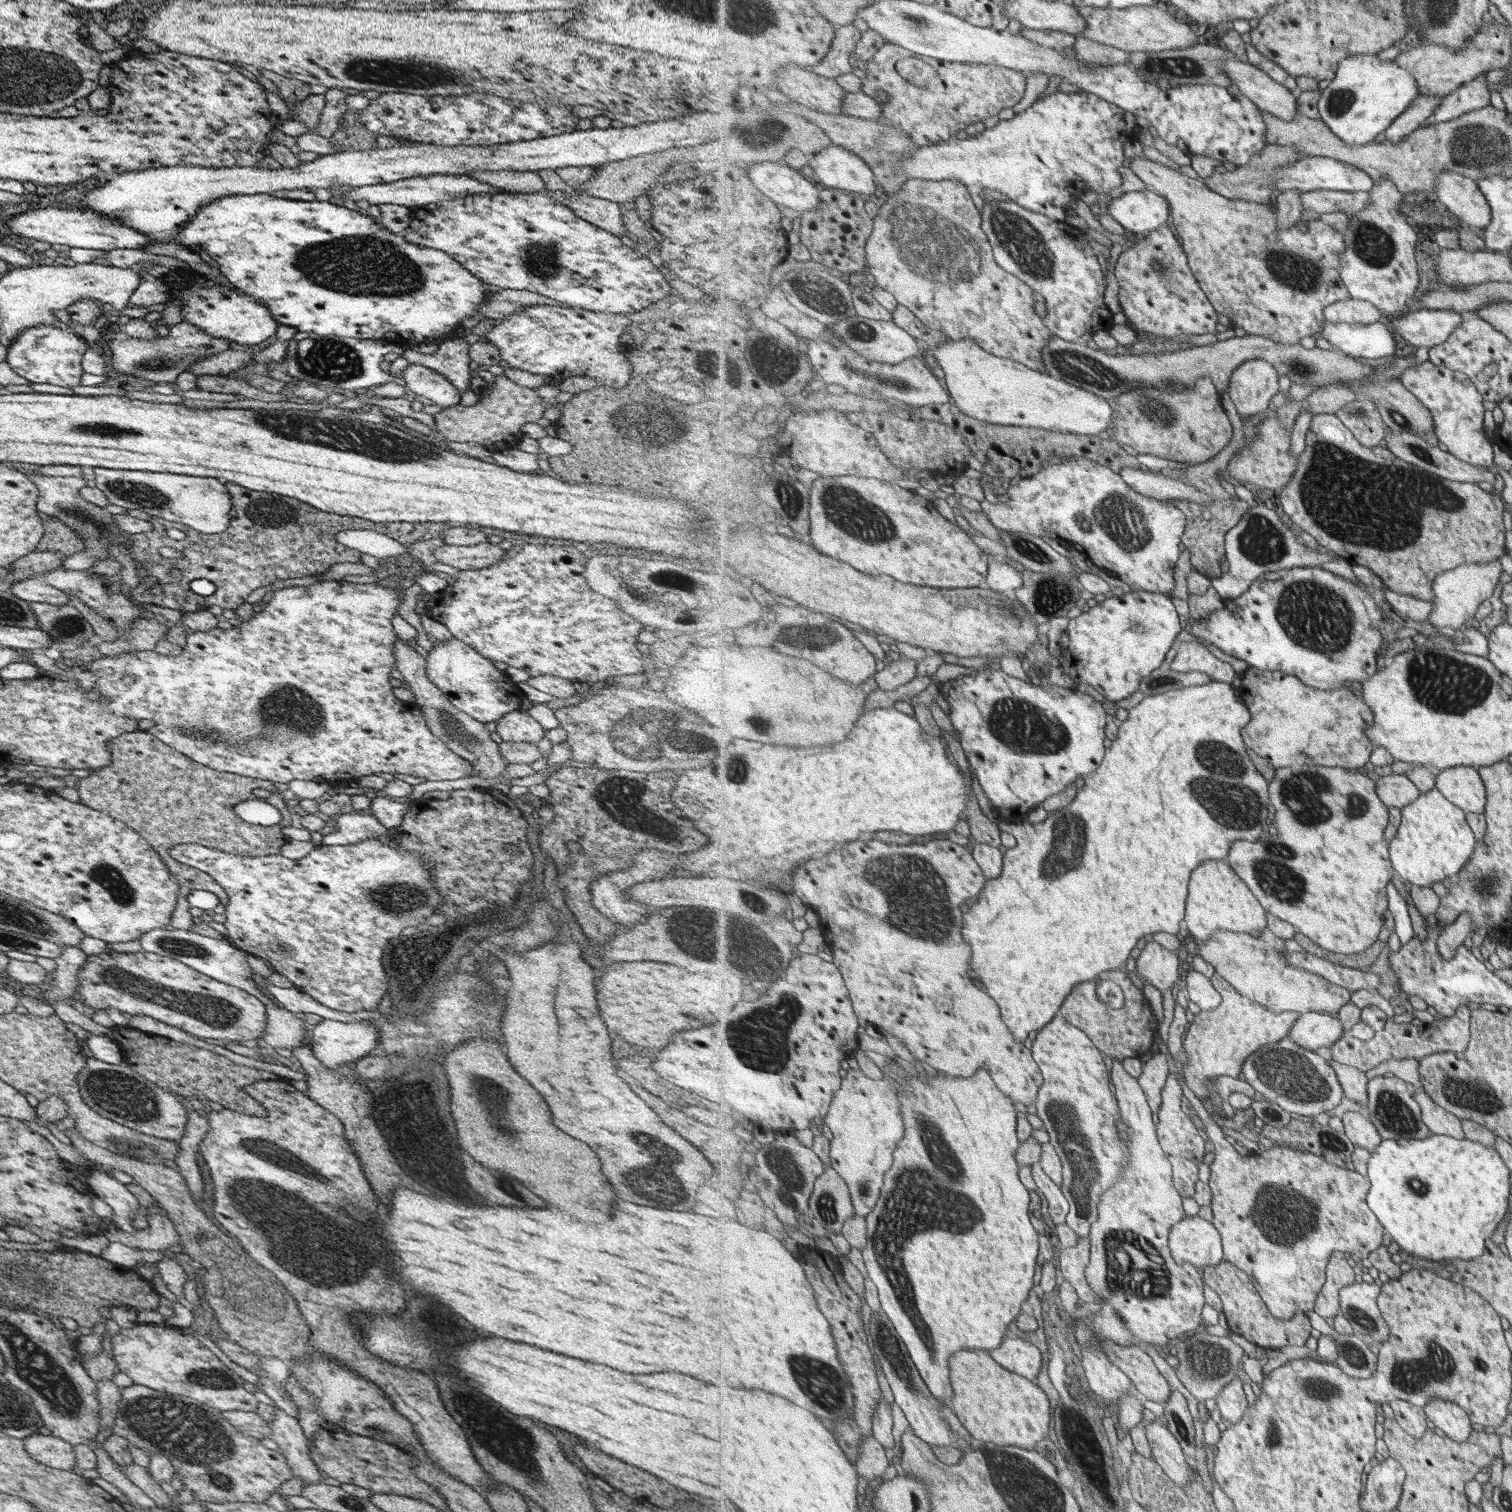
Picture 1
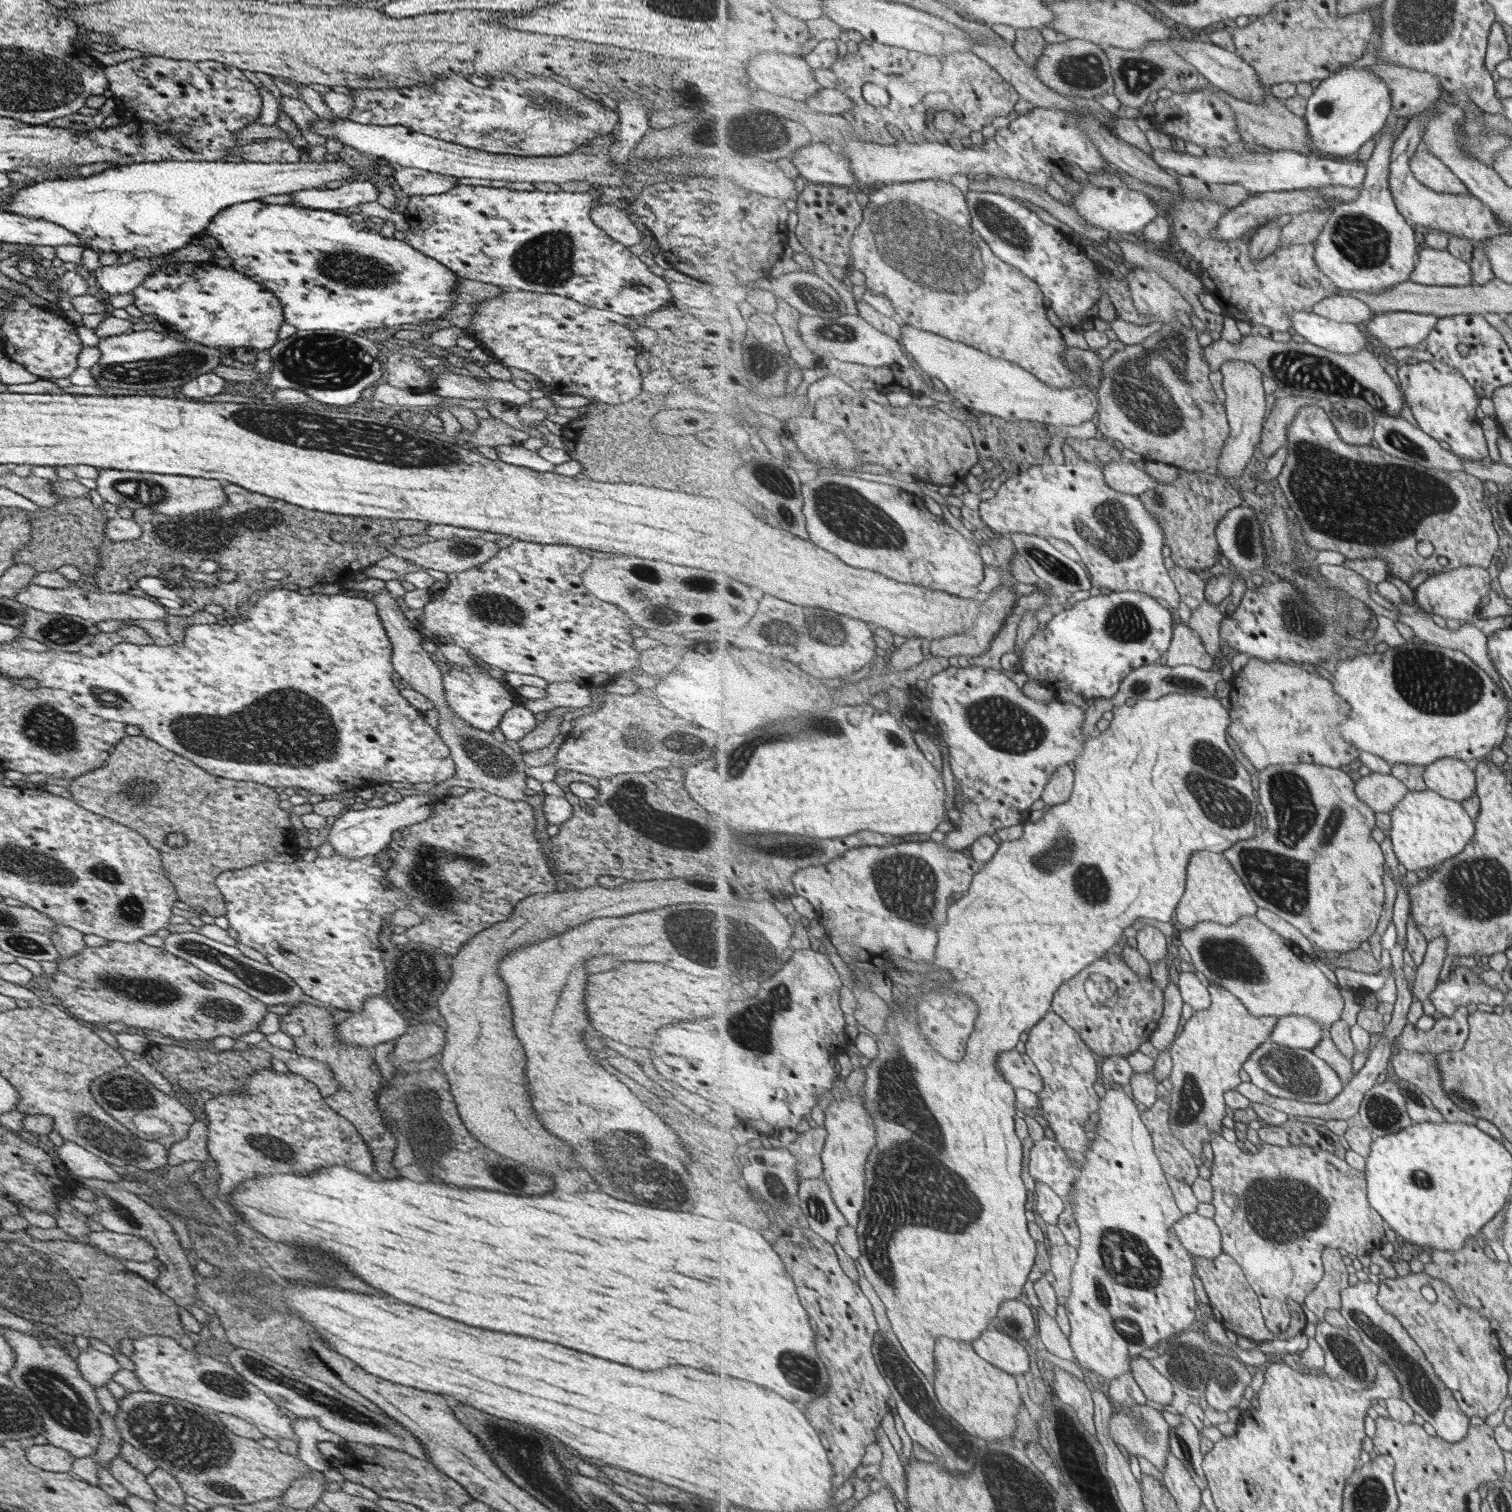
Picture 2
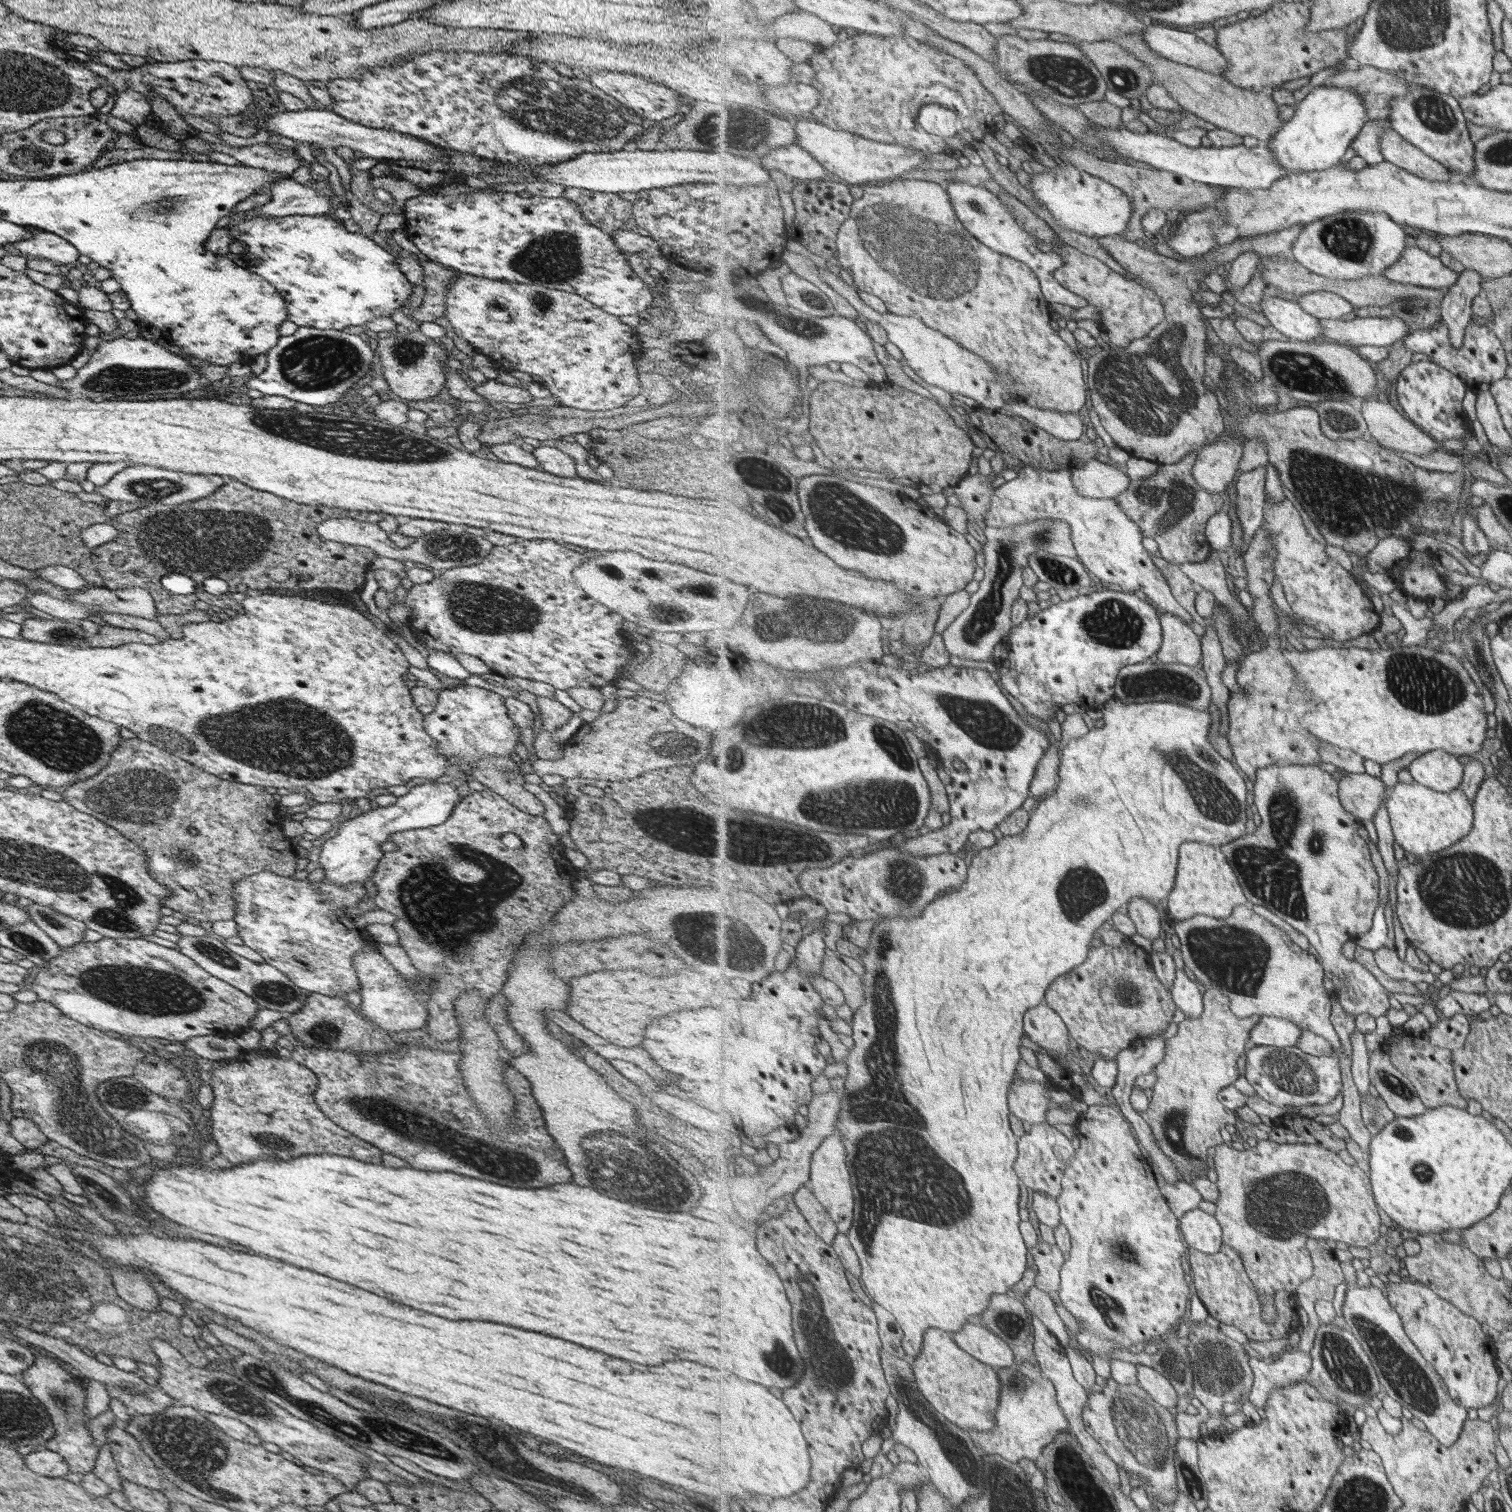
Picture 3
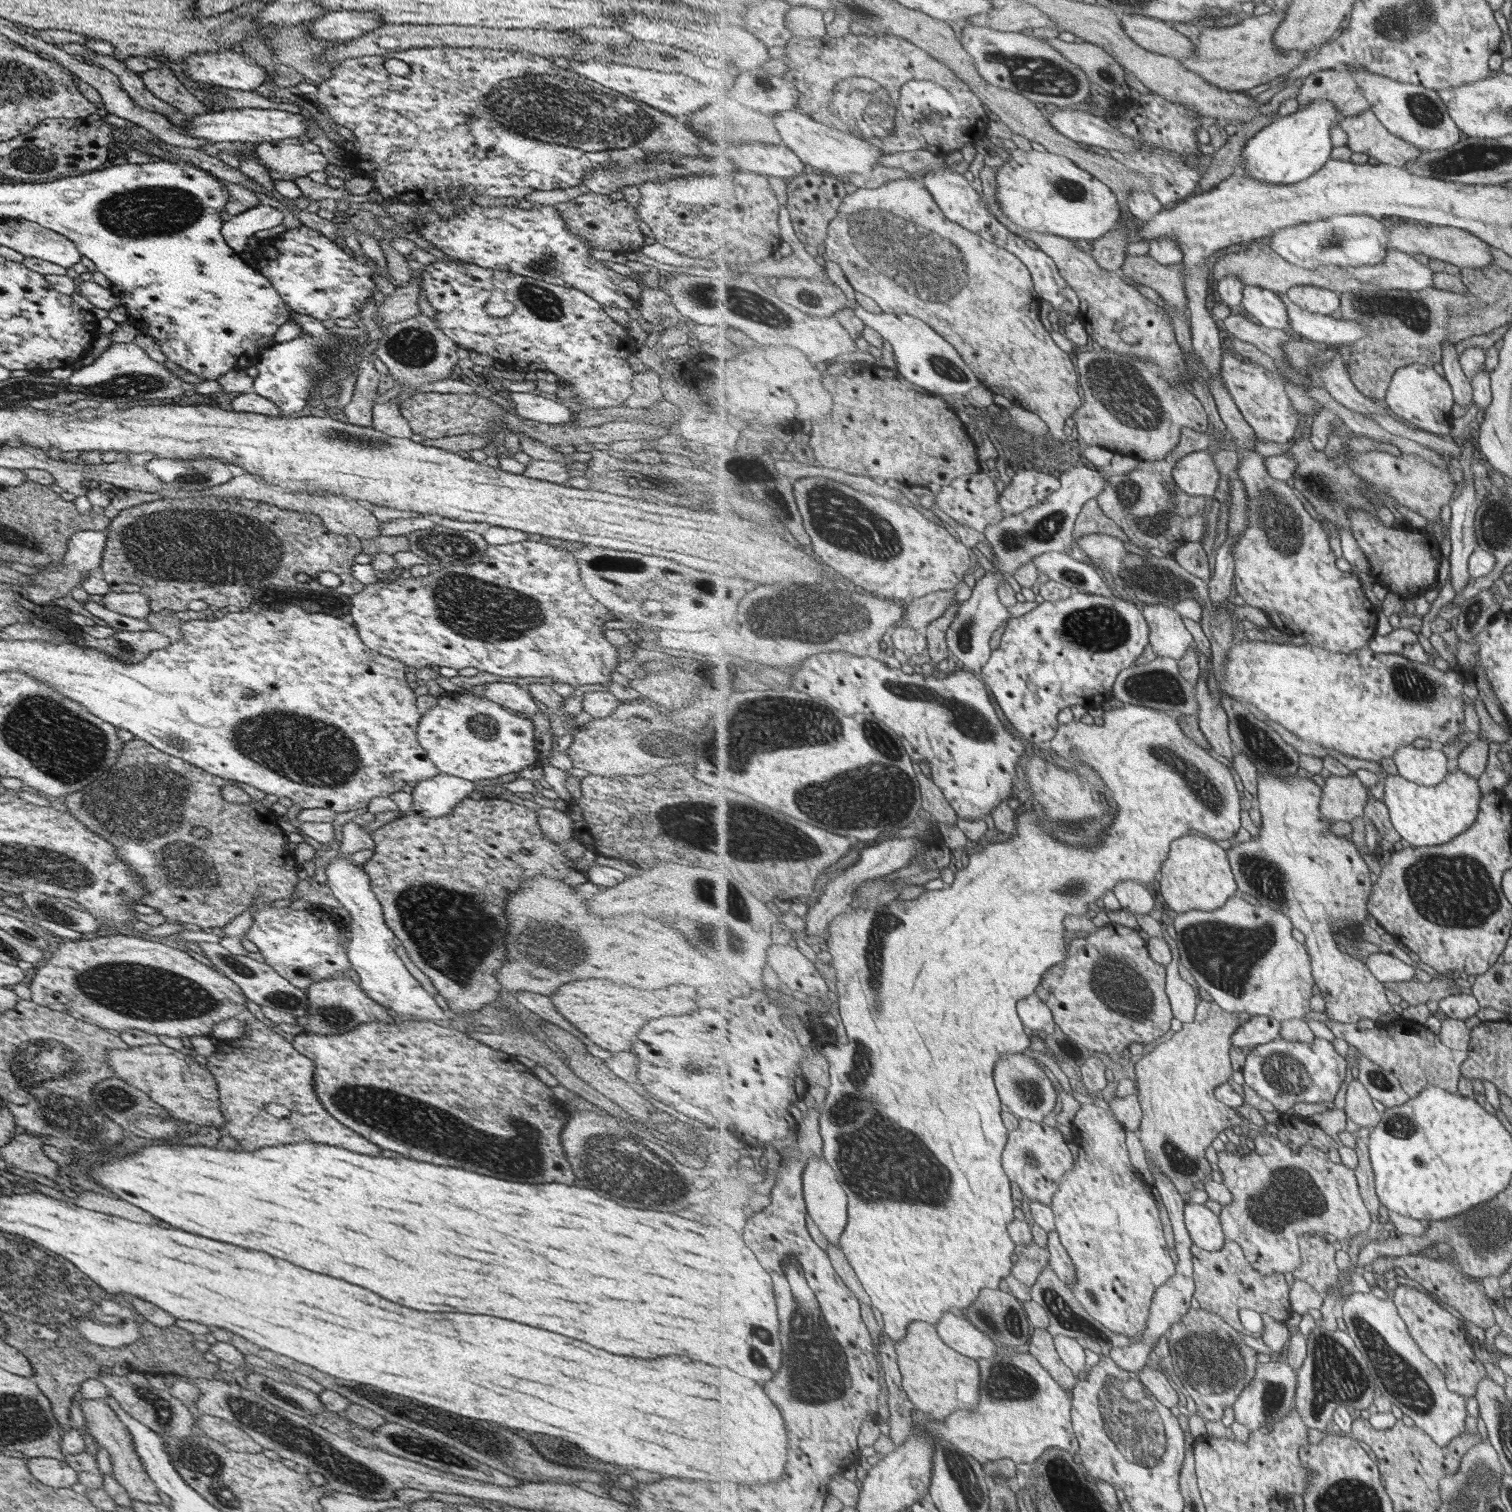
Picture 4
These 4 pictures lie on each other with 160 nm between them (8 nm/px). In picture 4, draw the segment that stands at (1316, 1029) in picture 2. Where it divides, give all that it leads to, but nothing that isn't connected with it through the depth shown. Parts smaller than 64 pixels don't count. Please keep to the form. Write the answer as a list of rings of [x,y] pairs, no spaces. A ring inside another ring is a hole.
[[[1251,1016],[1233,1035],[1234,1046],[1255,1048],[1282,1038],[1282,1022],[1266,1016]]]

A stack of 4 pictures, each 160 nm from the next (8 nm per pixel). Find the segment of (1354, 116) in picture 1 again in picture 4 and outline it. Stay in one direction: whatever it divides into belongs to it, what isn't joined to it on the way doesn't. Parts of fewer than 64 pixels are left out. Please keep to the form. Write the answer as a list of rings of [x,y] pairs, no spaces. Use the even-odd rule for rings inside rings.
[[[1319,99],[1289,116],[1279,116],[1267,128],[1247,140],[1238,173],[1269,184],[1295,184],[1308,179],[1331,160],[1331,128],[1341,128],[1345,119],[1336,104],[1327,99]]]

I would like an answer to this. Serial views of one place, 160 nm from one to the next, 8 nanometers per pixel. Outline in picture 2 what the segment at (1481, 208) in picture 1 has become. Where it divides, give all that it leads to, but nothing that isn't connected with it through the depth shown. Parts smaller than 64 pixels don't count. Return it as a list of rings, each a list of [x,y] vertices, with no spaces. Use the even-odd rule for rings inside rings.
[[[1424,148],[1412,156],[1410,167],[1414,175],[1435,192],[1468,194],[1468,186],[1439,157]]]

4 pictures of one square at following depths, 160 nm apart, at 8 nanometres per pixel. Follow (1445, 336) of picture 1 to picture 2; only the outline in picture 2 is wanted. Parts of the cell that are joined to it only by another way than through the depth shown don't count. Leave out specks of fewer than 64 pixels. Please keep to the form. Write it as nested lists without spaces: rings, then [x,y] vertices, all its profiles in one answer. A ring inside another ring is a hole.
[[[1414,312],[1376,313],[1372,320],[1363,325],[1370,336],[1369,340],[1375,344],[1376,348],[1378,346],[1387,346],[1387,348],[1393,350],[1421,344],[1433,332],[1439,319],[1440,317],[1435,315],[1424,315]]]

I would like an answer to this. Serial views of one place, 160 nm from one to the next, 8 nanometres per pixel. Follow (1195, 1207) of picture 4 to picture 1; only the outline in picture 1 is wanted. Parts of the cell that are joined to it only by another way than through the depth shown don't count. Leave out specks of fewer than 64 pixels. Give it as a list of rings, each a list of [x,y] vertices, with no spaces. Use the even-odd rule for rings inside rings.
[[[1186,1216],[1179,1224],[1176,1224],[1170,1232],[1170,1247],[1172,1255],[1180,1264],[1188,1264],[1189,1267],[1202,1270],[1205,1266],[1217,1266],[1223,1260],[1223,1244],[1221,1234],[1213,1226],[1211,1221],[1201,1216]]]

